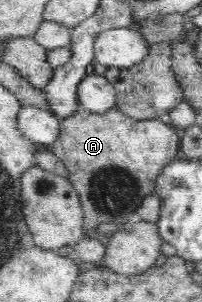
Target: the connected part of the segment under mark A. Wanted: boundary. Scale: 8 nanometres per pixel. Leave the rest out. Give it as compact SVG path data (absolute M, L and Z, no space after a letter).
M116 107L102 113L79 108L74 115L61 120L58 139L51 143L51 147L51 152L64 162L69 173L68 180L72 181L80 195L84 227L94 229L108 224L122 225L129 214L136 213L144 198L156 189L156 179L159 179L164 167L180 156L180 133L159 118L135 120Z

